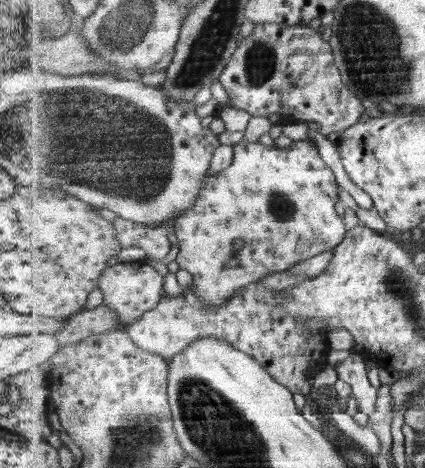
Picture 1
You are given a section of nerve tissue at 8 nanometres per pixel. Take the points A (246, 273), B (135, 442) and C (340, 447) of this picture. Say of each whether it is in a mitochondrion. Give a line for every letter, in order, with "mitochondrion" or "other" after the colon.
A: other
B: mitochondrion
C: other

